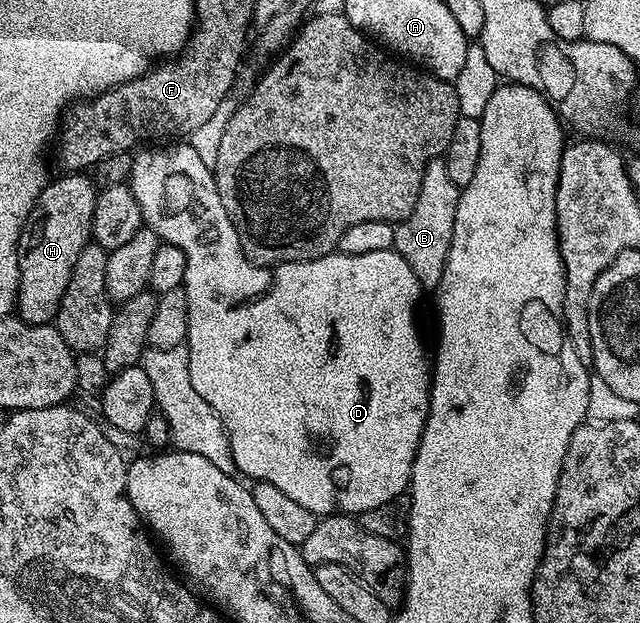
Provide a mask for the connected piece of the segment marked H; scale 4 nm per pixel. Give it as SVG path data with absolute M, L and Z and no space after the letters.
M74 171L62 176L66 177L51 180L44 187L18 240L16 313L33 325L48 325L57 318L60 299L64 299L68 279L72 279L72 267L76 267L80 251L92 241L90 232L99 190L85 172Z

